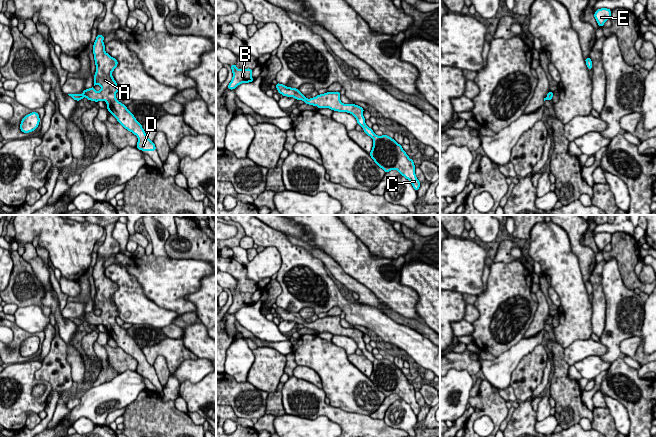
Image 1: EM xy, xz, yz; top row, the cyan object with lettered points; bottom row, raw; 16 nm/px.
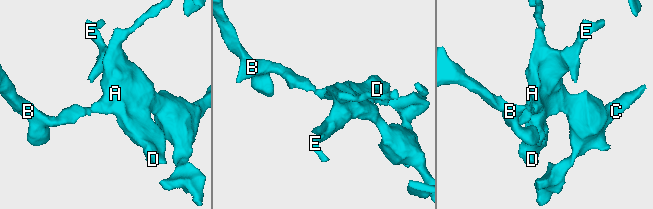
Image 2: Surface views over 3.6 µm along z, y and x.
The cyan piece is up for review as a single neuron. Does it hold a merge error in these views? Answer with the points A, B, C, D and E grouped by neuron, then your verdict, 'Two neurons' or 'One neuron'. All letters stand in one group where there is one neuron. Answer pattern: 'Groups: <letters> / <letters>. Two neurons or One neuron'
Groups: A B C D E. One neuron

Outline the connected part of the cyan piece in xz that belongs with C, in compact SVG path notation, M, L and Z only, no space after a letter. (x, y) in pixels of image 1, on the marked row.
M277 83L276 89L283 97L293 97L296 100L303 100L304 103L321 108L329 108L333 111L347 112L352 114L358 125L363 131L373 139L373 147L369 153L374 162L386 173L391 170L397 170L402 176L408 179L413 188L418 191L420 181L415 174L414 161L409 158L402 146L388 135L378 136L365 123L363 116L364 109L356 104L344 104L340 100L340 92L327 92L319 94L316 97L307 99L299 89L287 87Z

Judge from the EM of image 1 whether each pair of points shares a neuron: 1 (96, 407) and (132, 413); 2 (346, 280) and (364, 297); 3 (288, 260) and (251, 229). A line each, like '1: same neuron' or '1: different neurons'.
1: different neurons
2: same neuron
3: same neuron

